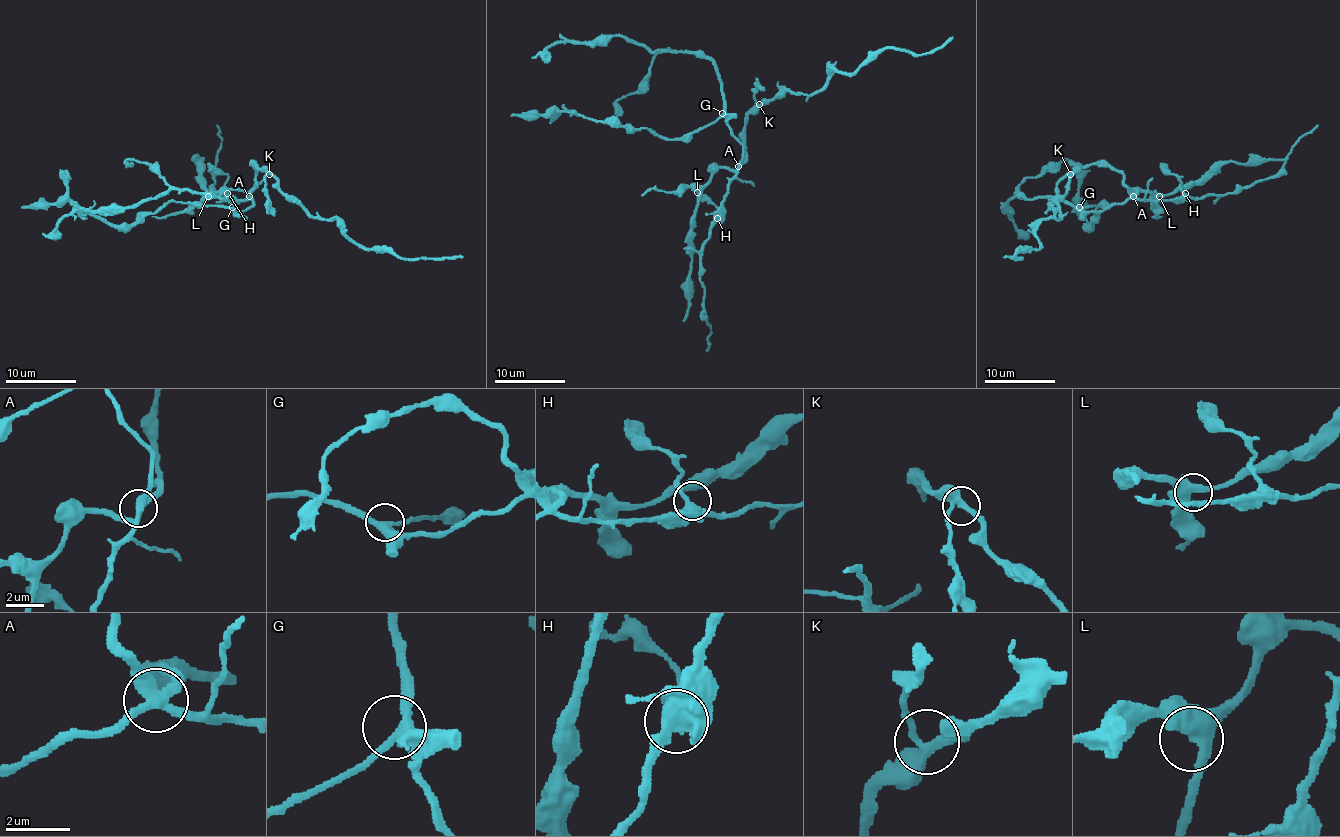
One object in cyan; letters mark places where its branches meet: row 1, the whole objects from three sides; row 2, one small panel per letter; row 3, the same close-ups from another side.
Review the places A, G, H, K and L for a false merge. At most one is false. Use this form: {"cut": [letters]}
{"cut": ["A"]}

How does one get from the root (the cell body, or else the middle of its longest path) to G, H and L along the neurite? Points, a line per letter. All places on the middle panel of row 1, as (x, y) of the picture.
G: (743, 160), (739, 162), (743, 144), (732, 134), (722, 113)
H: (743, 160), (729, 185), (724, 211), (717, 218)
L: (743, 160), (736, 169), (720, 167), (697, 192)

